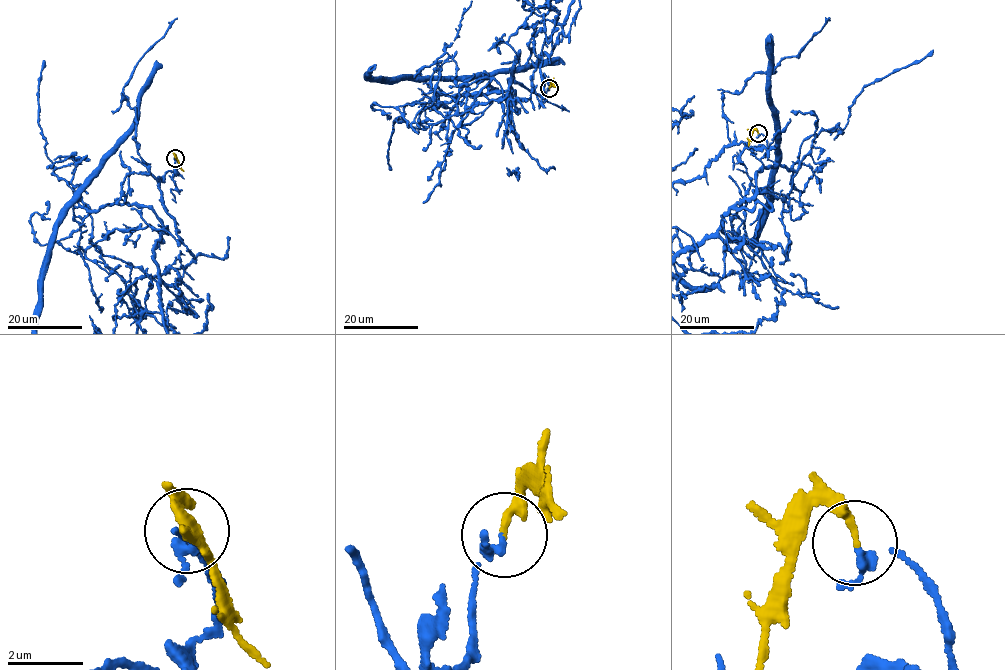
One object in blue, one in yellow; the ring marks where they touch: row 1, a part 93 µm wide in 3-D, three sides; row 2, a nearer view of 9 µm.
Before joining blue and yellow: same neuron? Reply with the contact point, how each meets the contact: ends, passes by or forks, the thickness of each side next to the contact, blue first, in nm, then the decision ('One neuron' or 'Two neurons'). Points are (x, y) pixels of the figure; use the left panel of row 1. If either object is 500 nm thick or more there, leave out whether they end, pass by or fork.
Place: (175, 158). At the ring blue passes by. At the ring yellow ends. Thickness 170 nm (blue) against 170 nm. One neuron

